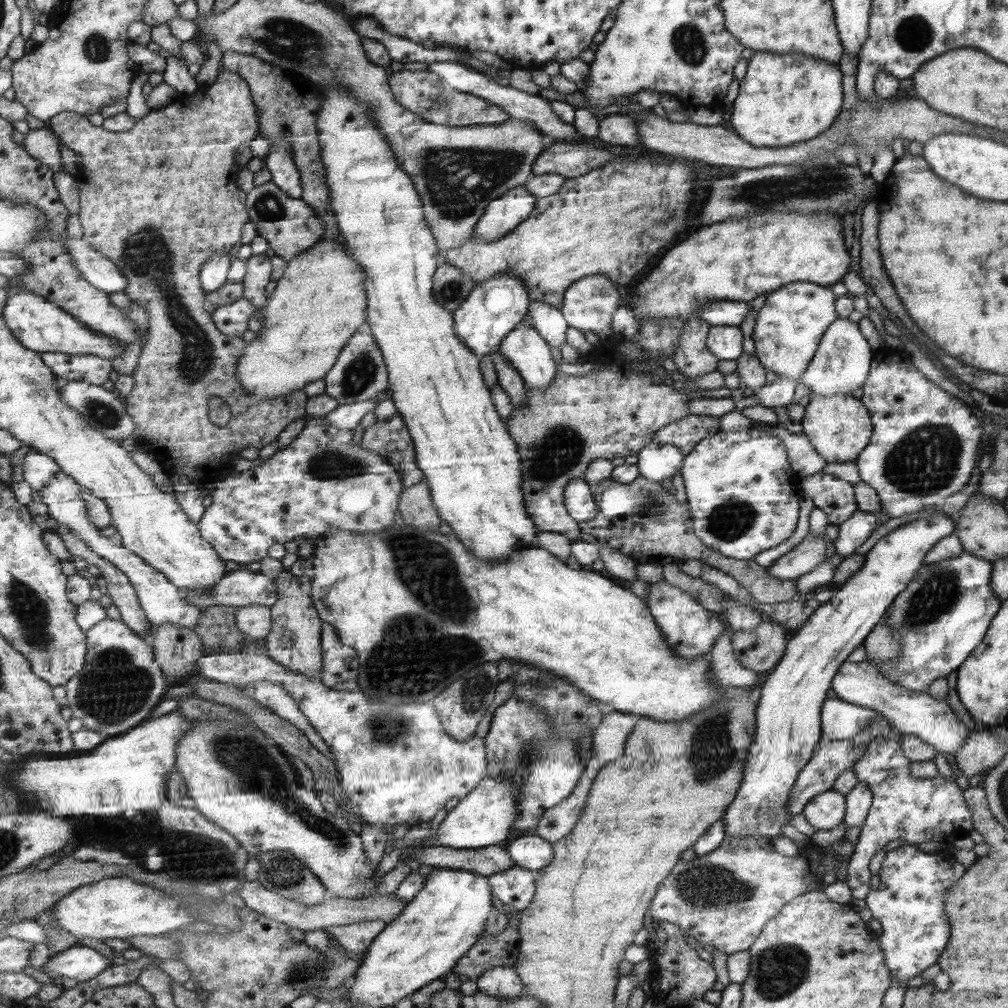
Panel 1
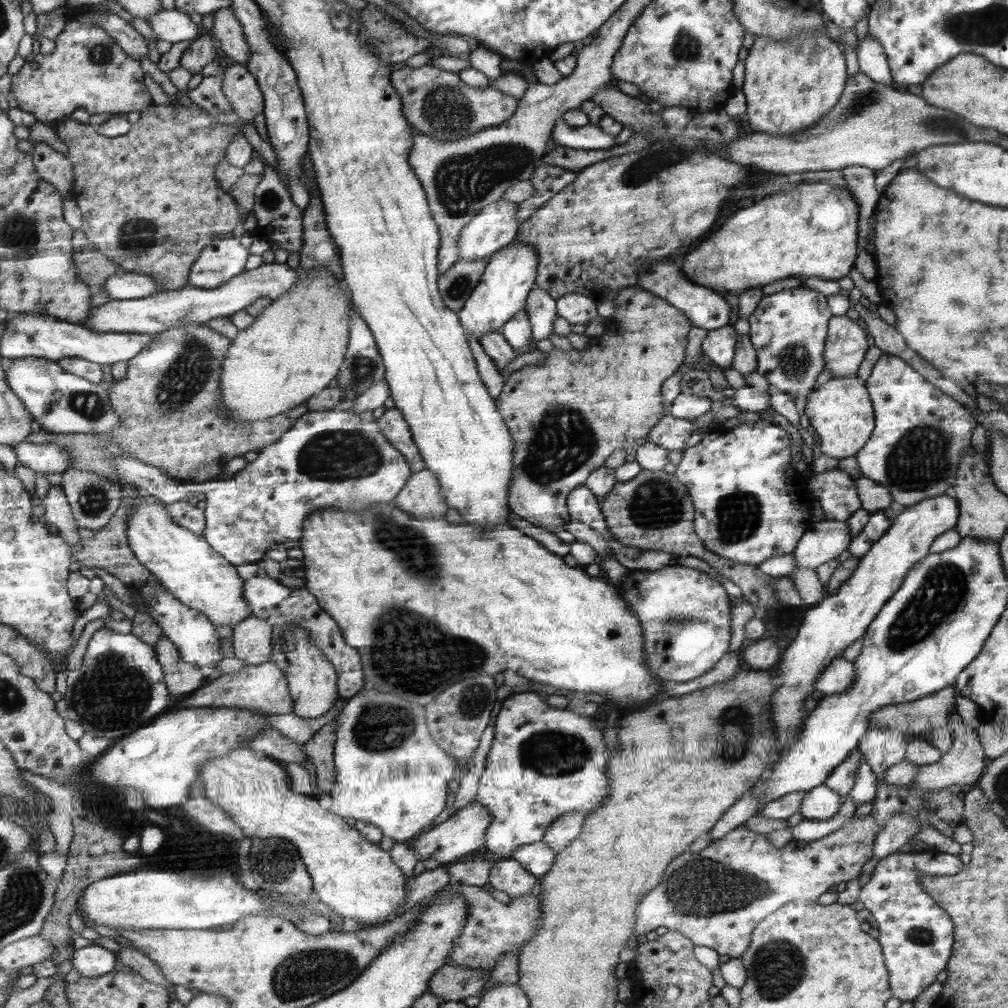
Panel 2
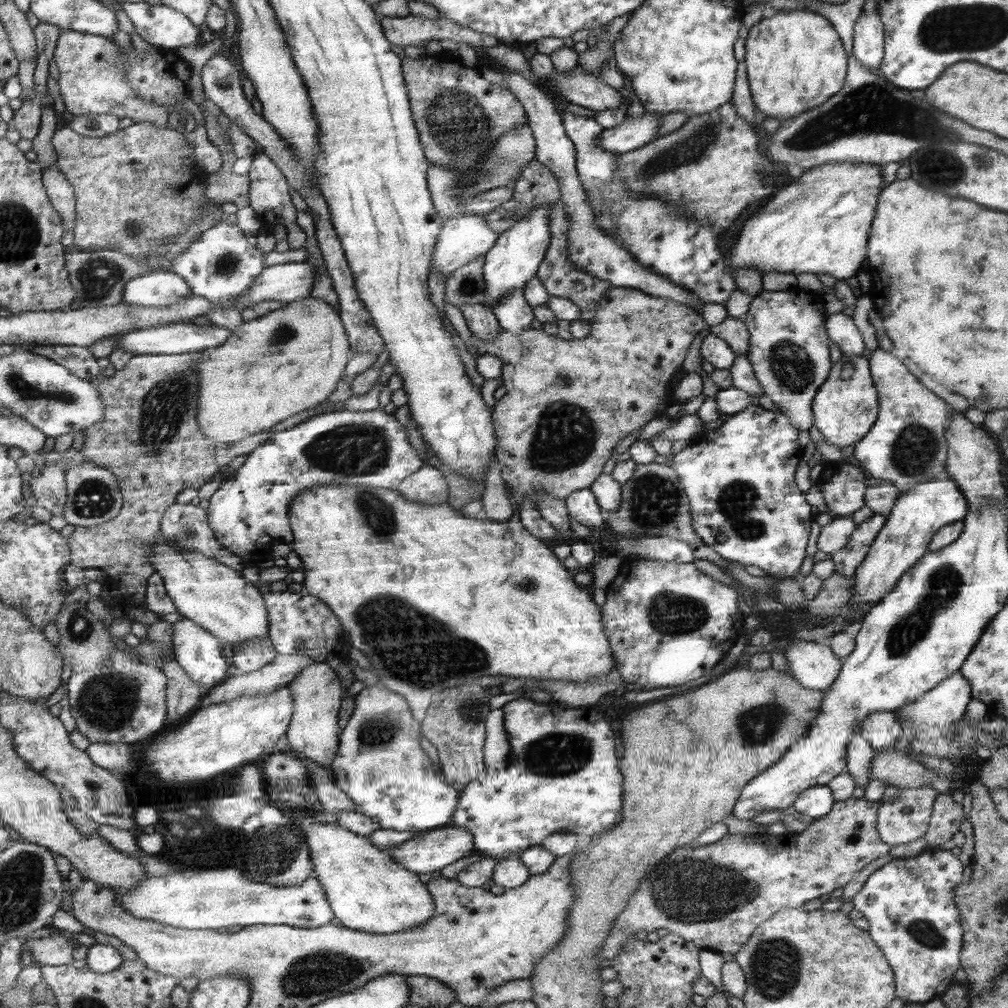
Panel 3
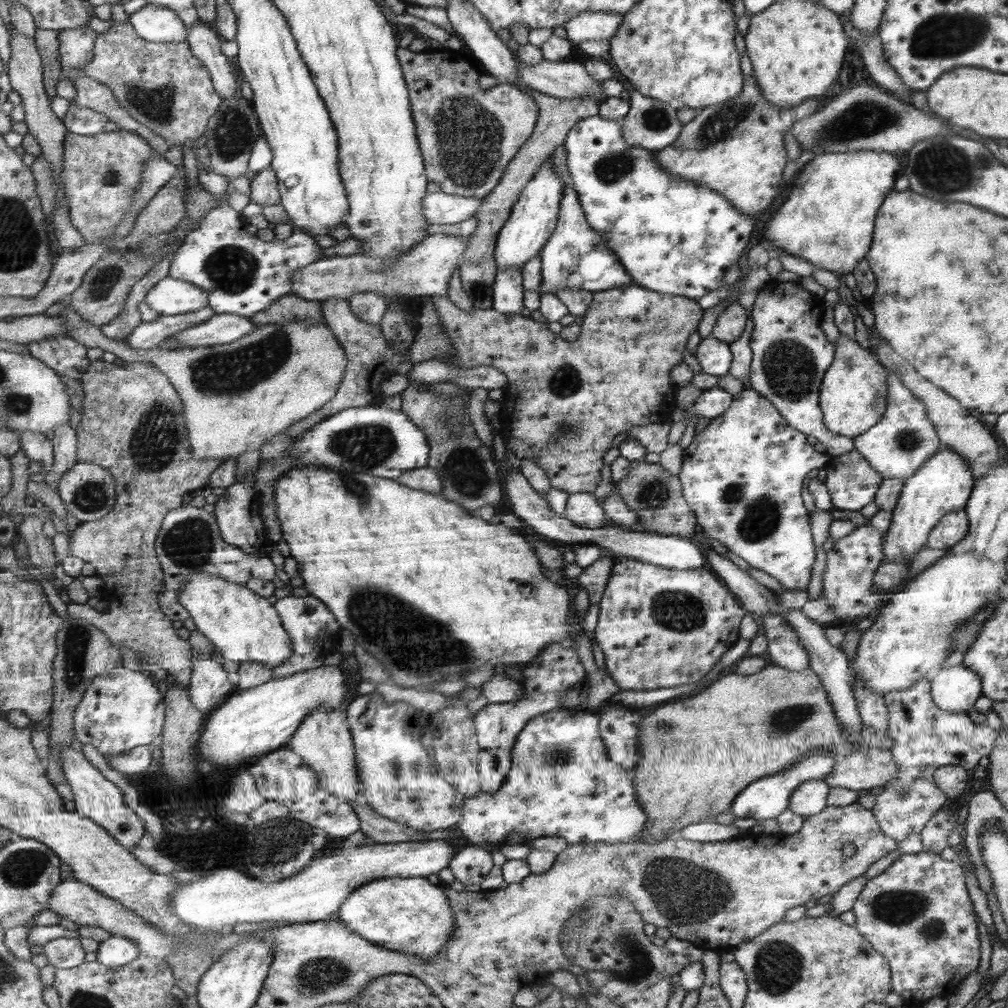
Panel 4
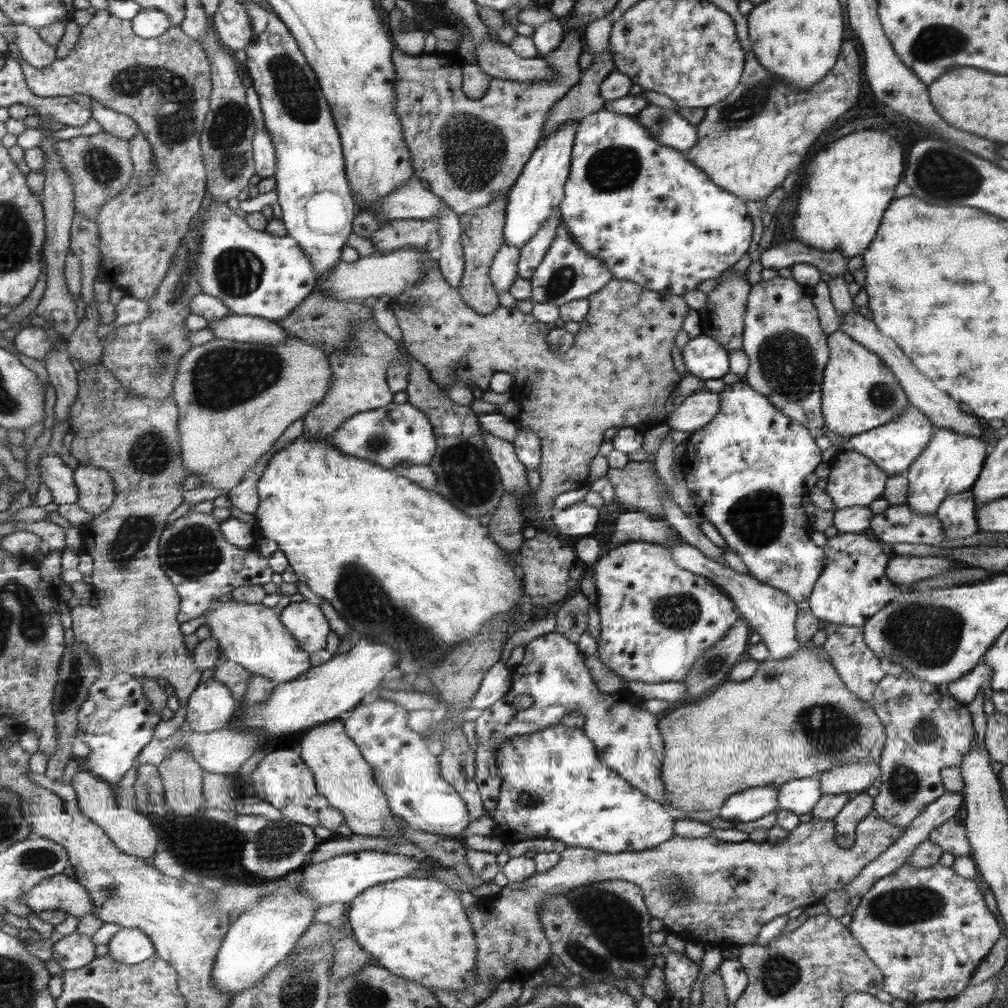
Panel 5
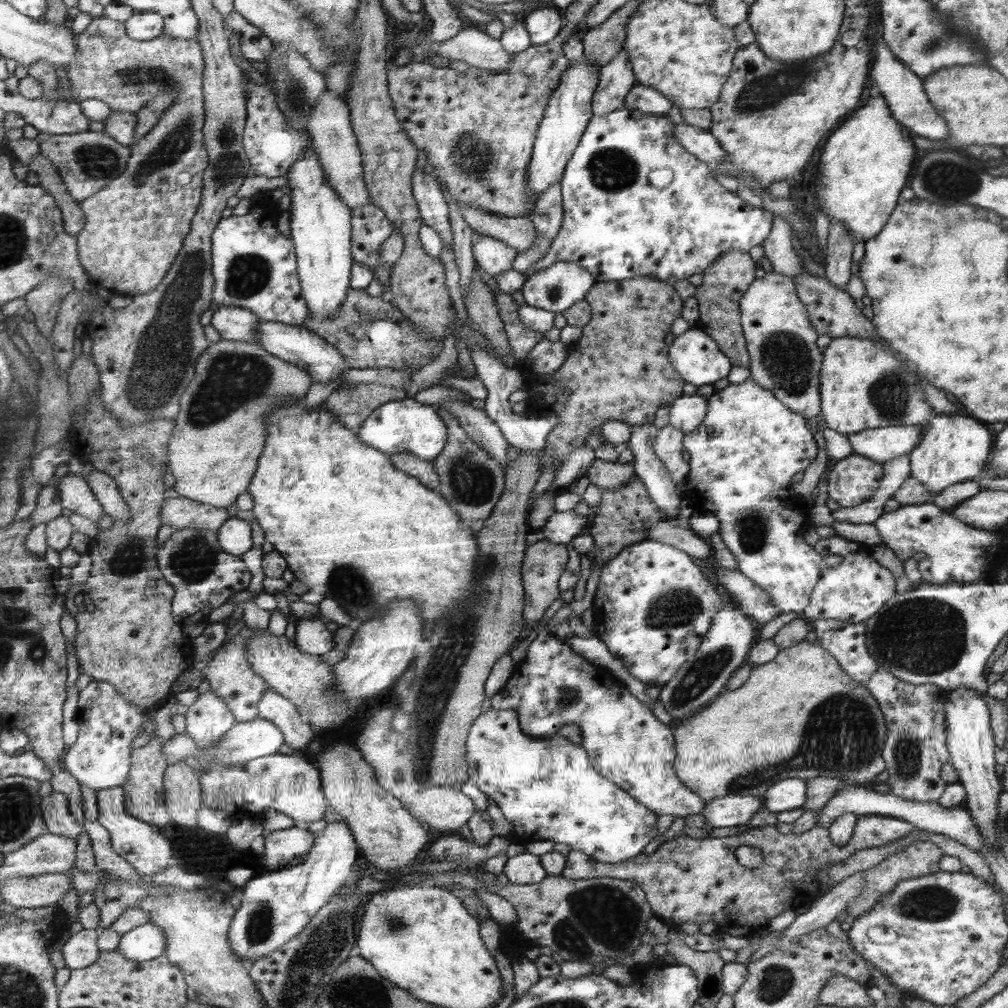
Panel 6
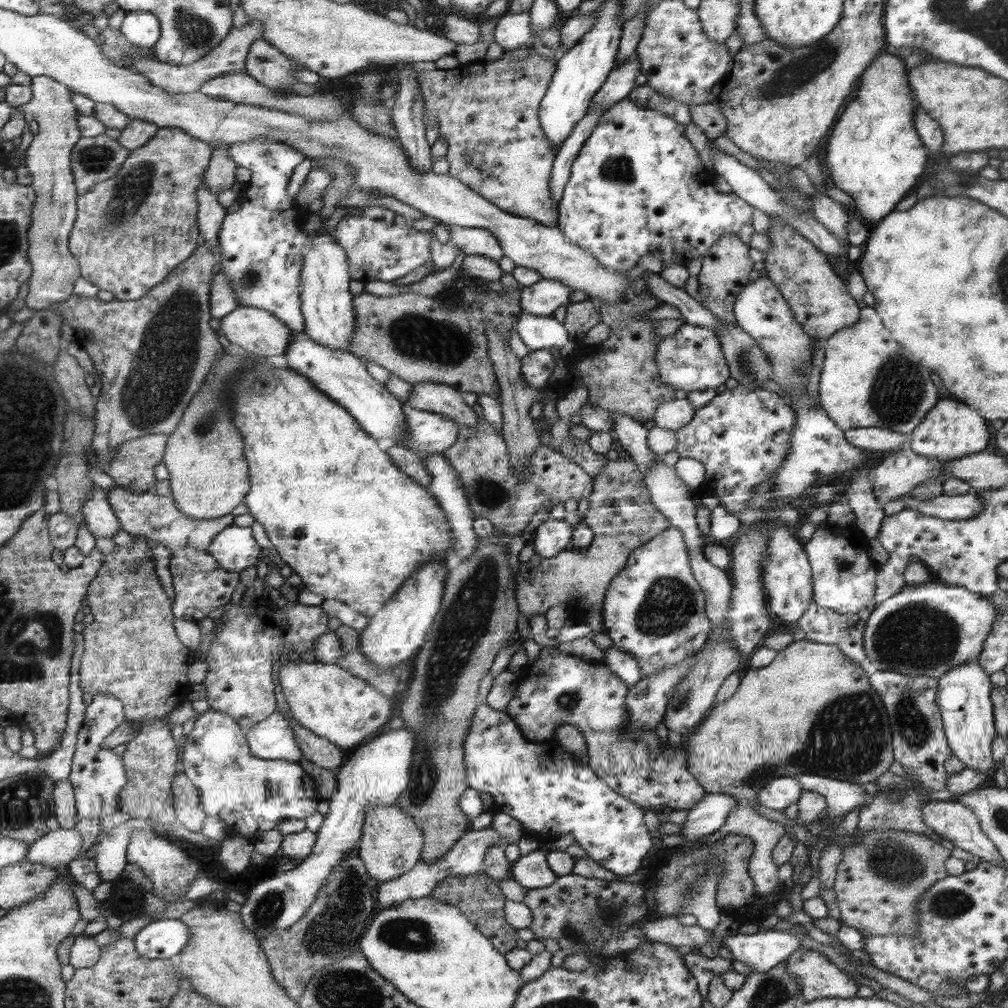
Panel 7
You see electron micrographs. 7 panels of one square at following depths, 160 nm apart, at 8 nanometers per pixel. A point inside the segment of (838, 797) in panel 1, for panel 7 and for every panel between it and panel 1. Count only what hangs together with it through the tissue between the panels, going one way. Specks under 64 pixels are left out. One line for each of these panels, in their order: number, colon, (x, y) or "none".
2: (820, 803)
3: (815, 802)
4: (809, 798)
5: (799, 796)
6: (789, 794)
7: (781, 792)

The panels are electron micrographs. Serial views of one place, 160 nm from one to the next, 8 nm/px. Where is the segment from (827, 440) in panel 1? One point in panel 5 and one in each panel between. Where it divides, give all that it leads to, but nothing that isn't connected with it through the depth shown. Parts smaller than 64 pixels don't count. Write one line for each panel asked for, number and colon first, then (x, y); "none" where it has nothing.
2: (839, 410)
3: (844, 408)
4: (853, 397)
5: (860, 392)

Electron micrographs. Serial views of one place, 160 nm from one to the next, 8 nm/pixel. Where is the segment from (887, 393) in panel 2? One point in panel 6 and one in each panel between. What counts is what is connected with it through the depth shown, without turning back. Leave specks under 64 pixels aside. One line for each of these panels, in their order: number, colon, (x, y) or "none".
3: (906, 445)
4: (902, 440)
5: (893, 447)
6: (880, 445)

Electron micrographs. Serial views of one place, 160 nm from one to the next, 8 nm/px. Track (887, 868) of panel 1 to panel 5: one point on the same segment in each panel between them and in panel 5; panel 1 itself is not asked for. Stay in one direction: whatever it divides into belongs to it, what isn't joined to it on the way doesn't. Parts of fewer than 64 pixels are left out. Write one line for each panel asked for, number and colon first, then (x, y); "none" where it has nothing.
2: (917, 935)
3: (907, 903)
4: (916, 913)
5: (926, 929)

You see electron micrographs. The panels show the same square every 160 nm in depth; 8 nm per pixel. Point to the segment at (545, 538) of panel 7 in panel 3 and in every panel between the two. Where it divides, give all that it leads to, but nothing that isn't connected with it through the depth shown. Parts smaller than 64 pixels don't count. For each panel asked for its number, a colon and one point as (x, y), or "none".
3: (581, 506)
4: (582, 509)
5: (578, 520)
6: (561, 527)

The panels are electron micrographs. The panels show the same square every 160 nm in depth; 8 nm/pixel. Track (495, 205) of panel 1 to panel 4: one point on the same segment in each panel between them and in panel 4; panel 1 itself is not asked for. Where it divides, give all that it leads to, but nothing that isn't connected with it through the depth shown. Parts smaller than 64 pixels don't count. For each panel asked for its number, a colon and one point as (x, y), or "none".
2: (495, 227)
3: (462, 239)
4: (425, 269)

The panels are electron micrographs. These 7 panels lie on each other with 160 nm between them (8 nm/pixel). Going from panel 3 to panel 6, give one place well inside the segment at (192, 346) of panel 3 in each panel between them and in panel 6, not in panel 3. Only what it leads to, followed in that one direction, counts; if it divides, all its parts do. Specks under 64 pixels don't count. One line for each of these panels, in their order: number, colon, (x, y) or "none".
4: (224, 328)
5: (247, 329)
6: (298, 345)

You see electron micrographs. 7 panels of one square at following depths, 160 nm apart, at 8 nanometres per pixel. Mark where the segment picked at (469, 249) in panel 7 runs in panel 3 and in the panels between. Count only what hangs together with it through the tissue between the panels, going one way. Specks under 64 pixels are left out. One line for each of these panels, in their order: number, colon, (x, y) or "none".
3: (513, 314)
4: (507, 292)
5: (503, 271)
6: (493, 256)

